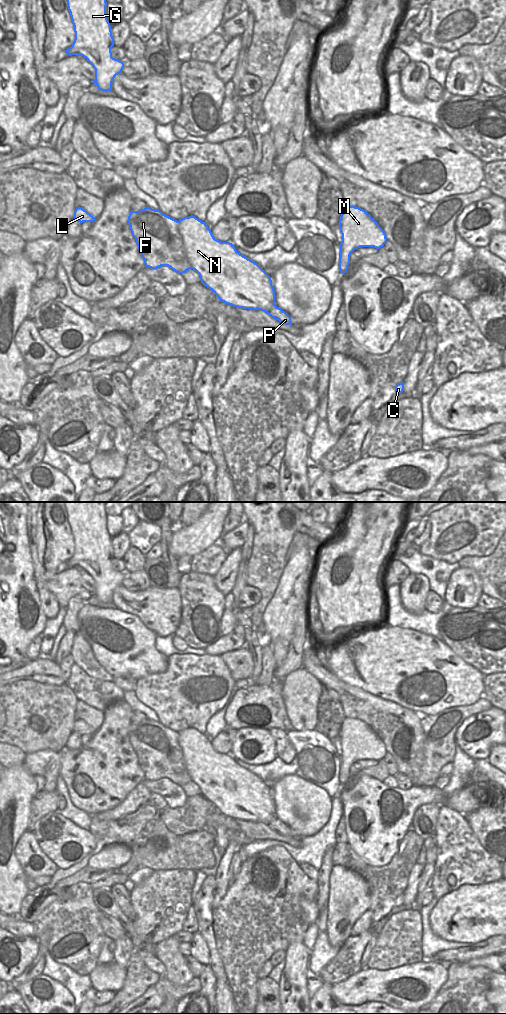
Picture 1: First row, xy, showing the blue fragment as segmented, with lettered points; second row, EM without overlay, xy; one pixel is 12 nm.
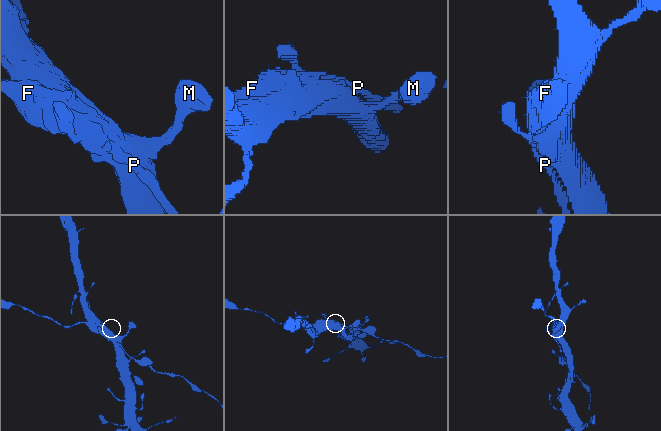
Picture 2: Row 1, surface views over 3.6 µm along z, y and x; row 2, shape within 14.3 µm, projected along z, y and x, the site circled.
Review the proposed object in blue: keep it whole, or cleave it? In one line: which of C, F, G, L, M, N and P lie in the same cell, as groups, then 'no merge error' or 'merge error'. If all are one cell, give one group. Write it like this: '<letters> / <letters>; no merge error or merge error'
C G M N / F L P; merge error

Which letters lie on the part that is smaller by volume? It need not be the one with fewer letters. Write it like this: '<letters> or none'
F, L, P

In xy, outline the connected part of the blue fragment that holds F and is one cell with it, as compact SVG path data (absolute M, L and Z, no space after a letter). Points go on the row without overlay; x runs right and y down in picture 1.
M147 718L139 723L131 722L128 736L146 779L157 781L161 778L168 778L179 786L191 781L184 764L183 752L179 744L179 733L163 726L160 722Z

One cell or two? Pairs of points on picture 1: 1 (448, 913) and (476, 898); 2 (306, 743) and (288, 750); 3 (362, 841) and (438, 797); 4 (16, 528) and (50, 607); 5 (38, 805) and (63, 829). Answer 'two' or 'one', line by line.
1: one
2: two
3: one
4: two
5: two

